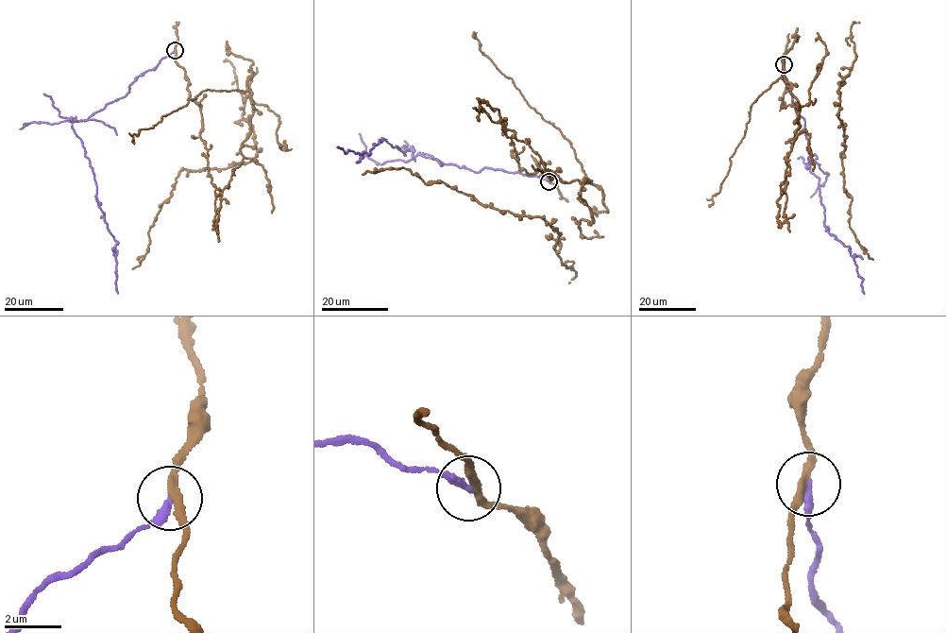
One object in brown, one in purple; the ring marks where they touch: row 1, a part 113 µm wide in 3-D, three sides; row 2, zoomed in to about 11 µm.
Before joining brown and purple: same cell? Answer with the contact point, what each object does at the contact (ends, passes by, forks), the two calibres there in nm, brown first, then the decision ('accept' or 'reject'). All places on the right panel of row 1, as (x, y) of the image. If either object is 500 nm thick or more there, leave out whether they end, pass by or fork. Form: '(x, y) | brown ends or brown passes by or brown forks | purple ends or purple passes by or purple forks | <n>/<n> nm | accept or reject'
(784, 64) | brown passes by | purple ends | 260/280 nm | reject

